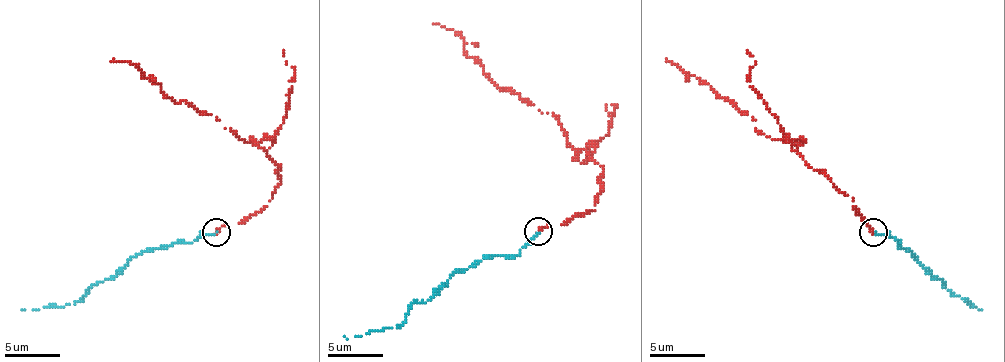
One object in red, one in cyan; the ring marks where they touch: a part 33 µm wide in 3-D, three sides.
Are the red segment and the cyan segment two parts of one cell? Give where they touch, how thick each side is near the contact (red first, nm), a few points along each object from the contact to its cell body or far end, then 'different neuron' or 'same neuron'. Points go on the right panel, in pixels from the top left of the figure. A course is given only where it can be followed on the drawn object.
(873, 232) | 240/170 nm | red via (872, 231), (853, 198), (811, 167), (789, 142), (755, 128), (755, 120), (733, 100), (666, 61) | cyan via (875, 231), (898, 240), (945, 282), (945, 287), (978, 309) | same neuron

